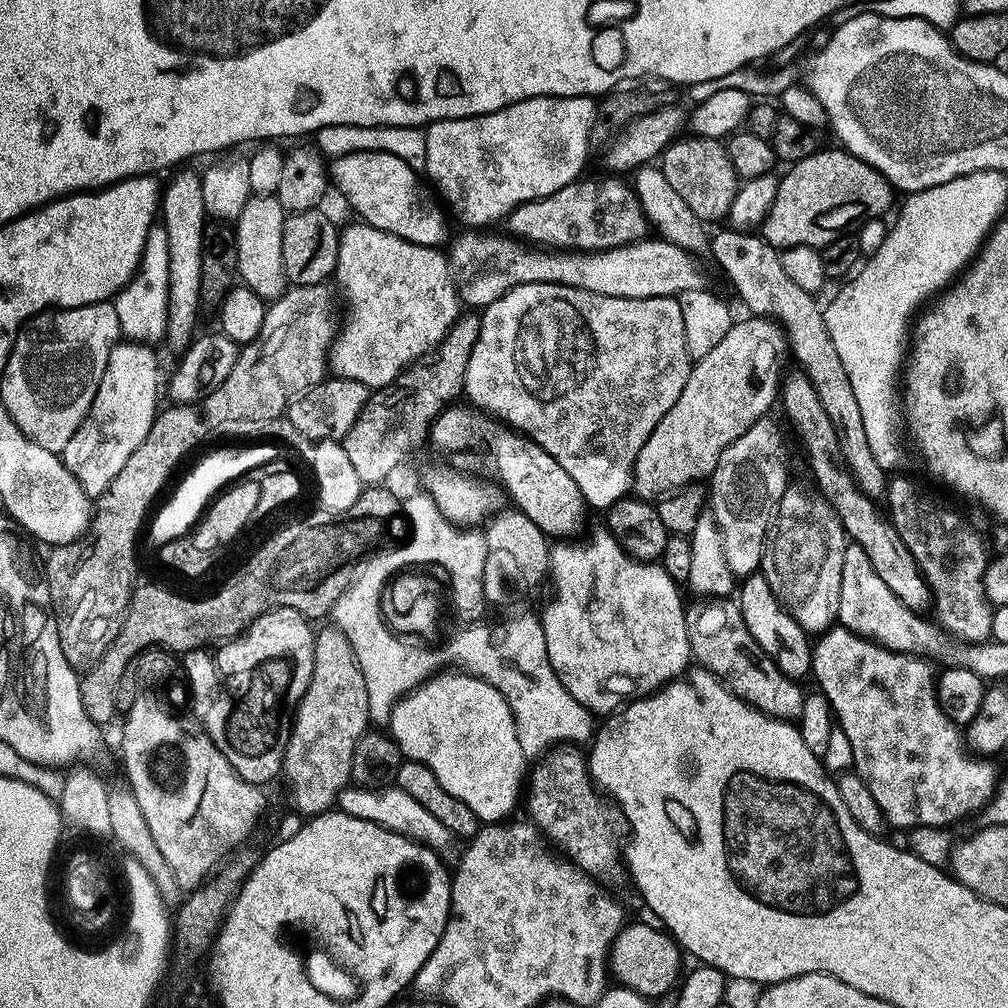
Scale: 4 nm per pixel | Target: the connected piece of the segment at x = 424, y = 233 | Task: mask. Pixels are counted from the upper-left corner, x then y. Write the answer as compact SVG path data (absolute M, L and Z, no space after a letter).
M355 152L331 159L328 165L329 179L335 191L337 188L363 223L427 248L441 247L442 242L449 239L448 226L444 216L445 209L439 202L435 191L425 182L417 169L406 166L403 160L396 155L389 152Z

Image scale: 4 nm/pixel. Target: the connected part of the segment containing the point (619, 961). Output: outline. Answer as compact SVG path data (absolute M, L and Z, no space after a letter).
M625 923L620 933L614 938L612 949L608 951L608 970L611 979L619 987L634 990L645 998L667 997L677 987L682 976L680 945L663 927L653 924Z

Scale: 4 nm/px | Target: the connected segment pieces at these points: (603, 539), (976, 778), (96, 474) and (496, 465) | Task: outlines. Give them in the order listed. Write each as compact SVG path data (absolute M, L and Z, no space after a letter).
M600 526L600 529L589 538L585 544L576 544L580 542L556 542L551 545L552 562L550 565L550 585L552 584L552 601L545 606L544 612L539 613L540 625L546 634L546 654L550 658L550 666L554 674L586 706L589 712L593 714L611 714L621 707L625 702L631 702L637 698L652 695L653 692L660 691L666 684L672 683L673 680L684 675L689 671L693 663L692 651L690 650L690 638L688 637L688 613L686 603L680 597L677 581L666 574L666 570L660 567L656 562L645 562L636 560L633 556L627 556L622 550L622 546L617 544L616 539L608 532L607 527Z
M839 626L829 628L812 645L811 675L816 676L817 682L820 683L819 691L828 699L828 706L832 709L835 719L838 721L838 727L846 734L846 738L850 738L851 750L854 752L853 771L859 774L862 782L866 782L870 794L874 794L874 802L878 802L885 821L892 822L892 819L896 816L895 810L888 805L892 800L893 806L900 808L901 818L908 820L907 827L909 829L932 827L944 830L948 828L947 824L956 824L963 816L968 816L971 812L978 811L979 813L988 804L996 793L998 775L996 776L996 768L992 765L991 759L981 758L969 751L961 729L953 720L948 719L948 716L942 710L940 701L936 699L938 680L934 672L932 676L932 668L928 664L931 663L927 659L909 656L907 652L891 652L888 648L875 644L873 640L867 640L864 636L856 636L850 630Z
M118 342L112 348L91 410L60 454L84 492L93 498L98 498L126 466L158 415L158 364L153 352L139 342Z
M449 406L432 421L430 444L440 452L464 452L472 440L484 440L488 451L488 464L492 467L495 483L506 493L507 499L542 530L549 538L576 538L584 528L586 505L578 482L542 450L542 446L507 424L495 419L480 420L481 413L475 407Z

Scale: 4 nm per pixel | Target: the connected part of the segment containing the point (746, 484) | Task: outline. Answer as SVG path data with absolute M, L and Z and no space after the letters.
M772 418L754 422L754 426L746 430L746 434L734 438L734 442L730 442L726 450L722 450L722 458L718 458L718 466L714 466L710 477L710 515L715 518L716 525L720 528L726 566L730 566L733 577L750 576L759 569L760 559L764 557L764 539L768 536L772 517L776 515L778 502L789 484L788 448L784 445L784 440L780 437L780 432L776 429Z

